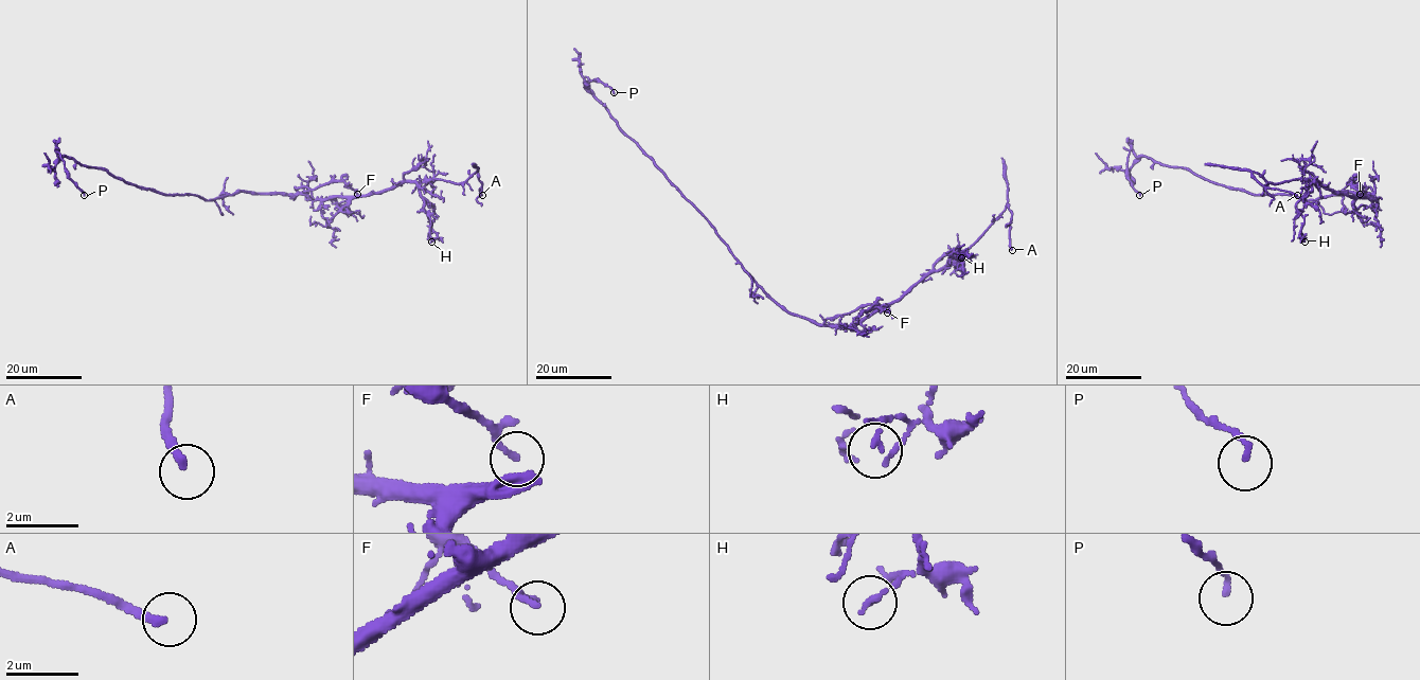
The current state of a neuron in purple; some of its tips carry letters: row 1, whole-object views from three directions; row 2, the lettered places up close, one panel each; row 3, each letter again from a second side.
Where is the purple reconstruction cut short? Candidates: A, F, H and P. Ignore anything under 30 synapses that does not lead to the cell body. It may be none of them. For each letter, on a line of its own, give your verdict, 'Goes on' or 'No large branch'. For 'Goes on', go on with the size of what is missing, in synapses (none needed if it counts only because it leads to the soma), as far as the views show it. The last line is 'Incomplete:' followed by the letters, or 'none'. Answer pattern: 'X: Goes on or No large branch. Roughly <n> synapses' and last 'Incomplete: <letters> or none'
A: Goes on
F: No large branch
H: No large branch
P: No large branch
Incomplete: A

